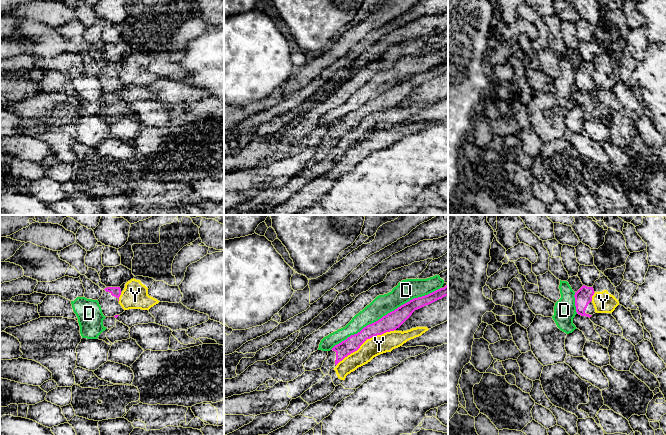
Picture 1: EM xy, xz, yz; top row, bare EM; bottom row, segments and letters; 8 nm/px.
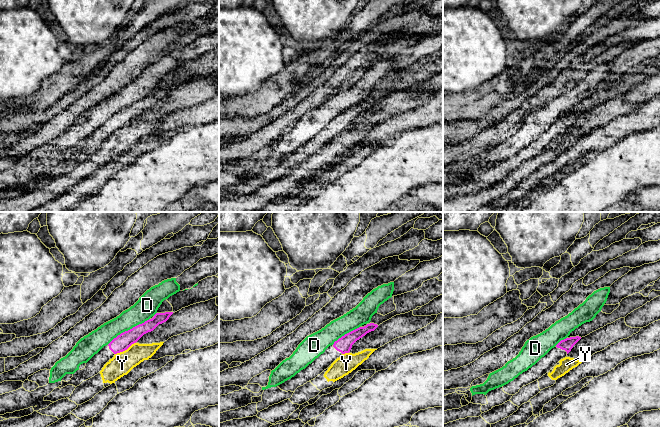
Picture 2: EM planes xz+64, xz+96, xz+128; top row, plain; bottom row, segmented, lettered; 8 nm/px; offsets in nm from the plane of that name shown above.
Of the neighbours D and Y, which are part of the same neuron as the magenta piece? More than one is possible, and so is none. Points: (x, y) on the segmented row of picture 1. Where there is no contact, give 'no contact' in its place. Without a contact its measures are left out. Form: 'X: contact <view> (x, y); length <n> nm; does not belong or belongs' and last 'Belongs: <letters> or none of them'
D: contact xz (385, 315); length 1000 nm; does not belong
Y: contact xz (365, 340); length 550 nm; does not belong
Belongs: none of them

